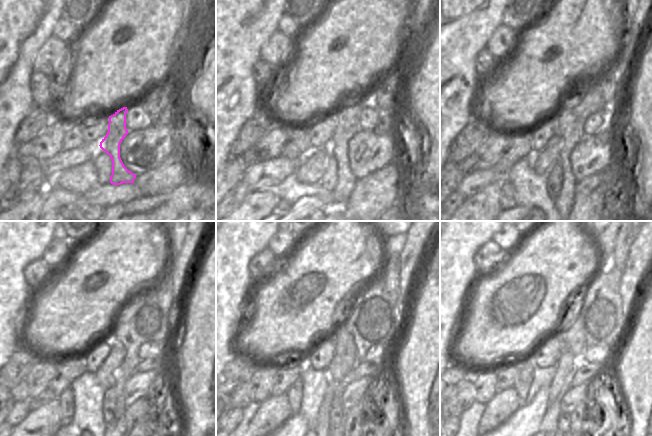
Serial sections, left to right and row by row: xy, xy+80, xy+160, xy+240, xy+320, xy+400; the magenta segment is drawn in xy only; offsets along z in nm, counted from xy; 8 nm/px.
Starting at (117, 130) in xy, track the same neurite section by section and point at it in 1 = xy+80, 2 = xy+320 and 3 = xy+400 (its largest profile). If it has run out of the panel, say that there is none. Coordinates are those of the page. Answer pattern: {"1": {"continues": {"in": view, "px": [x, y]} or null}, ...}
{"1": {"continues": {"in": "xy+80", "px": [347, 118]}}, "2": {"continues": {"in": "xy+320", "px": [373, 319]}}, "3": {"continues": {"in": "xy+400", "px": [600, 312]}}}

